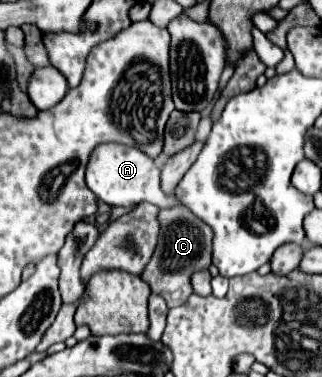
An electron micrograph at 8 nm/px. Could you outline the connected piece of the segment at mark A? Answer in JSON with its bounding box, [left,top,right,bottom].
[86,144,180,208]

